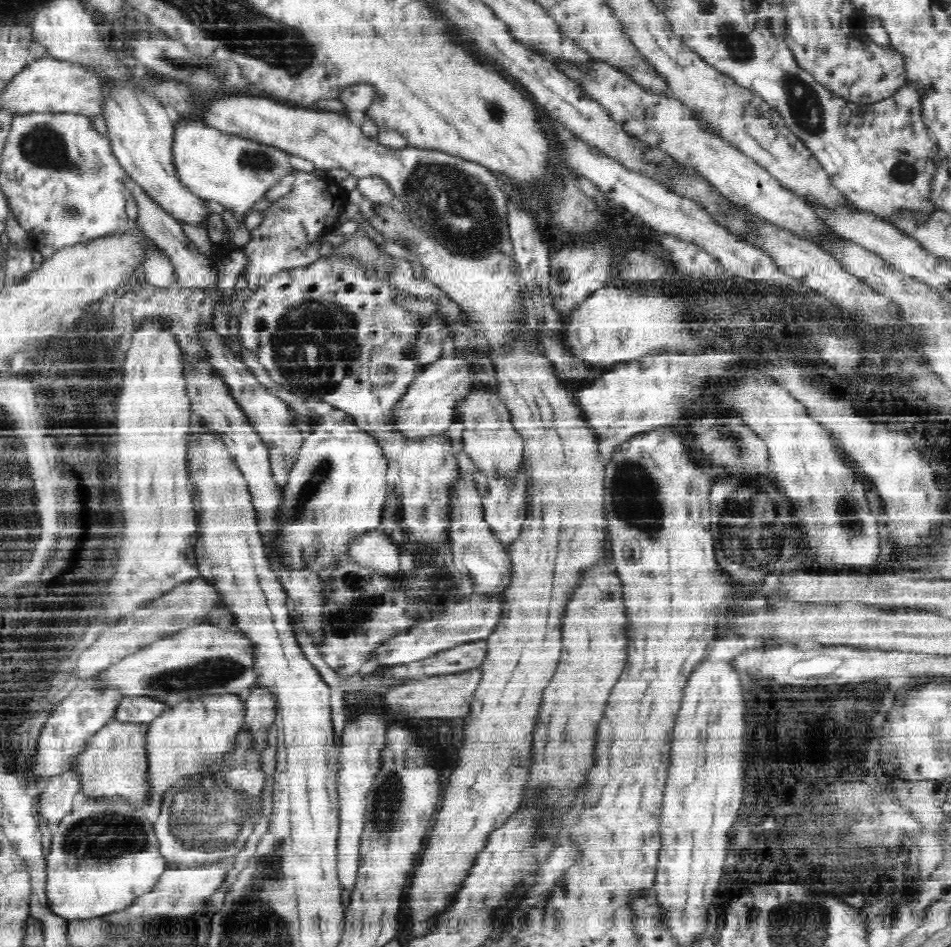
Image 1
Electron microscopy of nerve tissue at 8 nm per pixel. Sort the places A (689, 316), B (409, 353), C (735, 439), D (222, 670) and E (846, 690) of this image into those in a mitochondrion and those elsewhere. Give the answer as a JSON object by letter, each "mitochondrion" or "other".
{"A":"other","B":"other","C":"mitochondrion","D":"mitochondrion","E":"other"}

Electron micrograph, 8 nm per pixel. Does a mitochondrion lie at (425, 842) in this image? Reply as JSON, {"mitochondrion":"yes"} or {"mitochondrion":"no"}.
{"mitochondrion":"no"}

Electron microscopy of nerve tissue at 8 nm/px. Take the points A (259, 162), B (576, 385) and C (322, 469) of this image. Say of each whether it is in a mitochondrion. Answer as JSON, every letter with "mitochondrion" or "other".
{"A":"mitochondrion","B":"other","C":"mitochondrion"}

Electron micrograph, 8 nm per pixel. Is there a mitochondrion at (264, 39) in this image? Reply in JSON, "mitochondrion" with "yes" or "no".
{"mitochondrion":"yes"}

